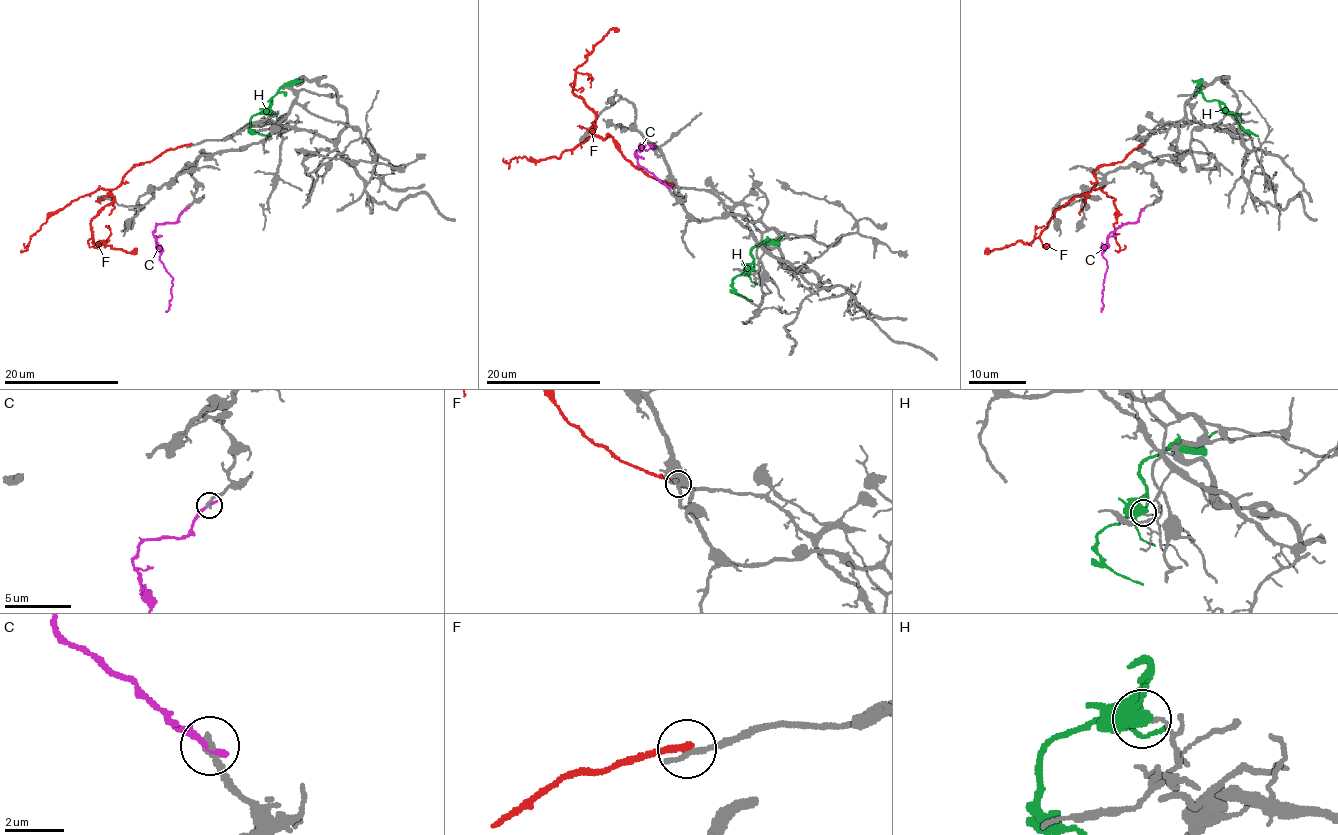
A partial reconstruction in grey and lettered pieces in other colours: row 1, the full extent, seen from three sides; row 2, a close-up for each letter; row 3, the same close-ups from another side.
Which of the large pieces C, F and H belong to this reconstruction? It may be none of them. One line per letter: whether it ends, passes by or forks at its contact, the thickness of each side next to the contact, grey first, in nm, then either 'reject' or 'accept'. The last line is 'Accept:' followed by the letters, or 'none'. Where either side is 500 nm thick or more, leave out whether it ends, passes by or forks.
C: it ends; calibres 280 and 260 nm; reject
F: it ends; calibres 260 and 260 nm; reject
H: it forks; calibres 100 and 420 nm; reject
Accept: none

